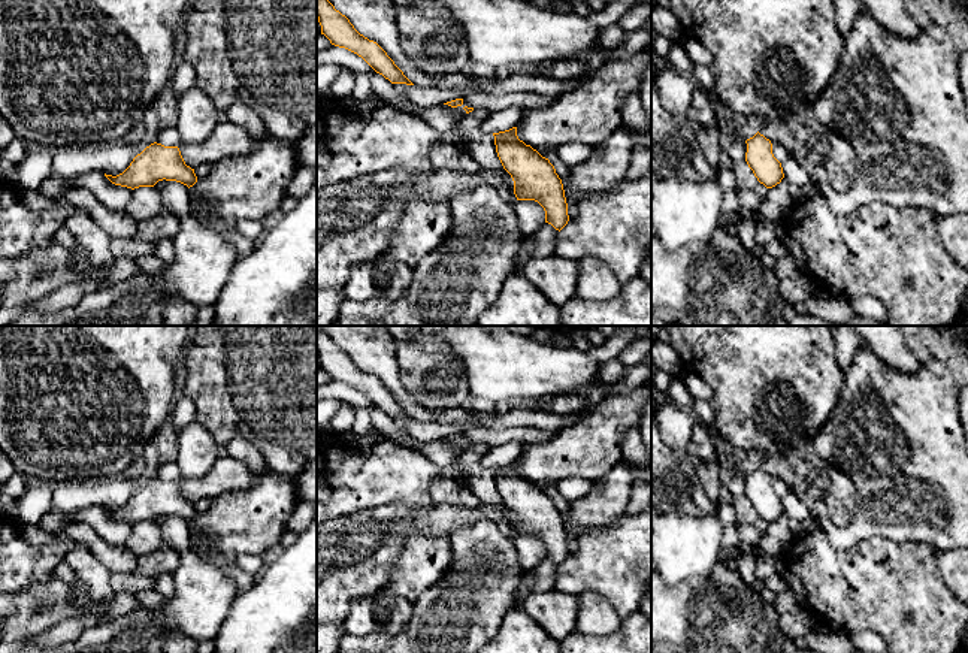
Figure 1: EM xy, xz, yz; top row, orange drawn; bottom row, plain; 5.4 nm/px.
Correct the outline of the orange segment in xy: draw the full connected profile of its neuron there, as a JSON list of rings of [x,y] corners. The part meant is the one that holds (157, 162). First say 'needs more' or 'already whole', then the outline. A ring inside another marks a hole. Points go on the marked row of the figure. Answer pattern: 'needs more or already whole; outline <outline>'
already whole; outline [[[151,143],[137,154],[120,175],[105,176],[115,185],[127,188],[154,187],[158,181],[176,181],[188,188],[197,182],[194,169],[185,164],[178,146]]]

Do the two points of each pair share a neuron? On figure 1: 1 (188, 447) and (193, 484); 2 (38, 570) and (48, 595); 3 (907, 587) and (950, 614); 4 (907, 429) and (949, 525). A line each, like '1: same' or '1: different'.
1: different
2: different
3: same
4: same

